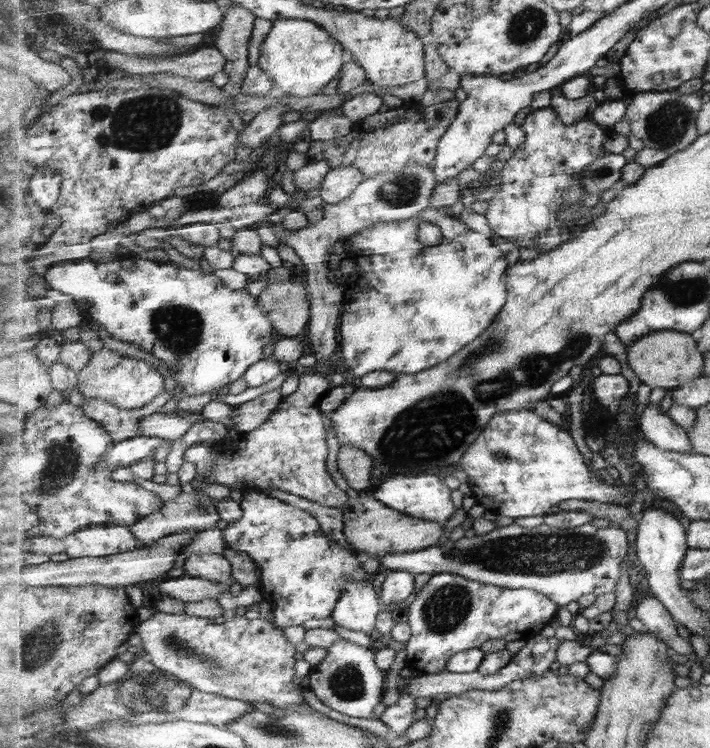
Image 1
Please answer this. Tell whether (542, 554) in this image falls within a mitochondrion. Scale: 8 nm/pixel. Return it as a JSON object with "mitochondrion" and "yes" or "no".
{"mitochondrion":"yes"}

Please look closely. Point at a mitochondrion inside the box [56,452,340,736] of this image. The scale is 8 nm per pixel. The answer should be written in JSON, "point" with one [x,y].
{"point":[151,696]}

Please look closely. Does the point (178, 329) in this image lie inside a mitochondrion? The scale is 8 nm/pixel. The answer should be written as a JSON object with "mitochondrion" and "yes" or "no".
{"mitochondrion":"yes"}

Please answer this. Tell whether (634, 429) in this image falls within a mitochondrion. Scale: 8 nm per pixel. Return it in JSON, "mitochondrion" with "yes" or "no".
{"mitochondrion":"no"}

